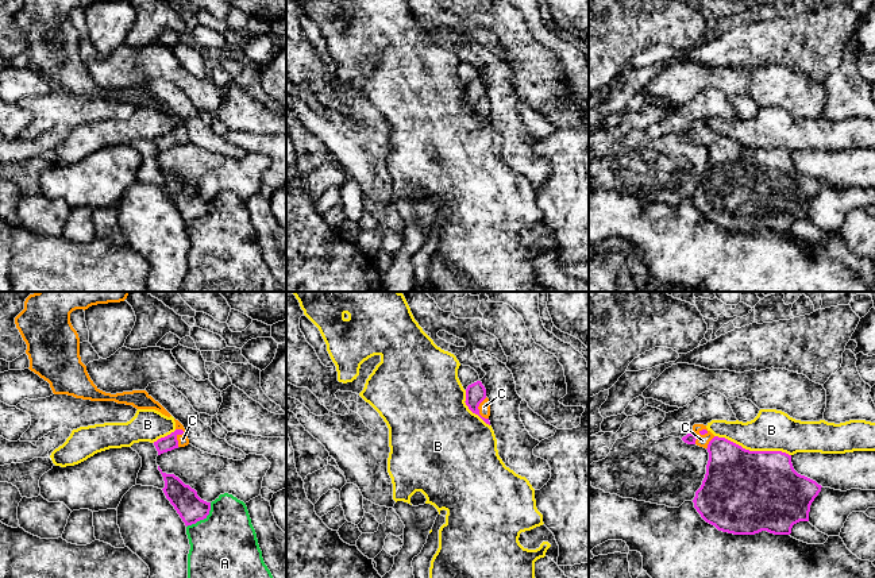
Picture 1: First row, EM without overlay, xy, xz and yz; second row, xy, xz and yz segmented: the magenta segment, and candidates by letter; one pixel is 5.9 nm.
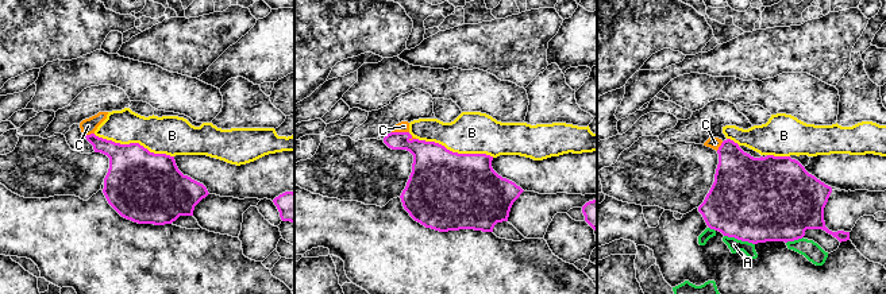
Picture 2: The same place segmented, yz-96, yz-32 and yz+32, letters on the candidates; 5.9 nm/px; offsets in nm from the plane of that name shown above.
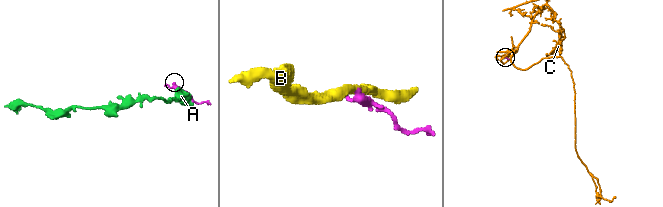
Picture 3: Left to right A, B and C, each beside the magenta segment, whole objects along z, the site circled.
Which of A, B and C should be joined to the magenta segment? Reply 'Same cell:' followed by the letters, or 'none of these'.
Same cell: C

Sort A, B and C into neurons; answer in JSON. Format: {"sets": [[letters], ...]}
{"sets": [["A"], ["B"], ["C"]]}

